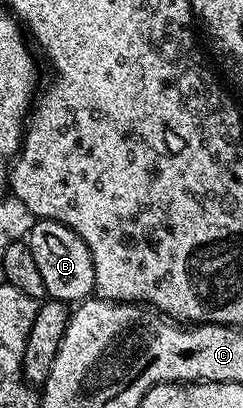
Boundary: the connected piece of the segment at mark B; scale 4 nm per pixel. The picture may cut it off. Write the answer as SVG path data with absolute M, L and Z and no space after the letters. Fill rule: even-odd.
M37 220L26 238L34 259L38 262L38 271L42 271L44 292L51 300L65 303L79 303L93 296L94 263L86 243L70 227L57 221Z

